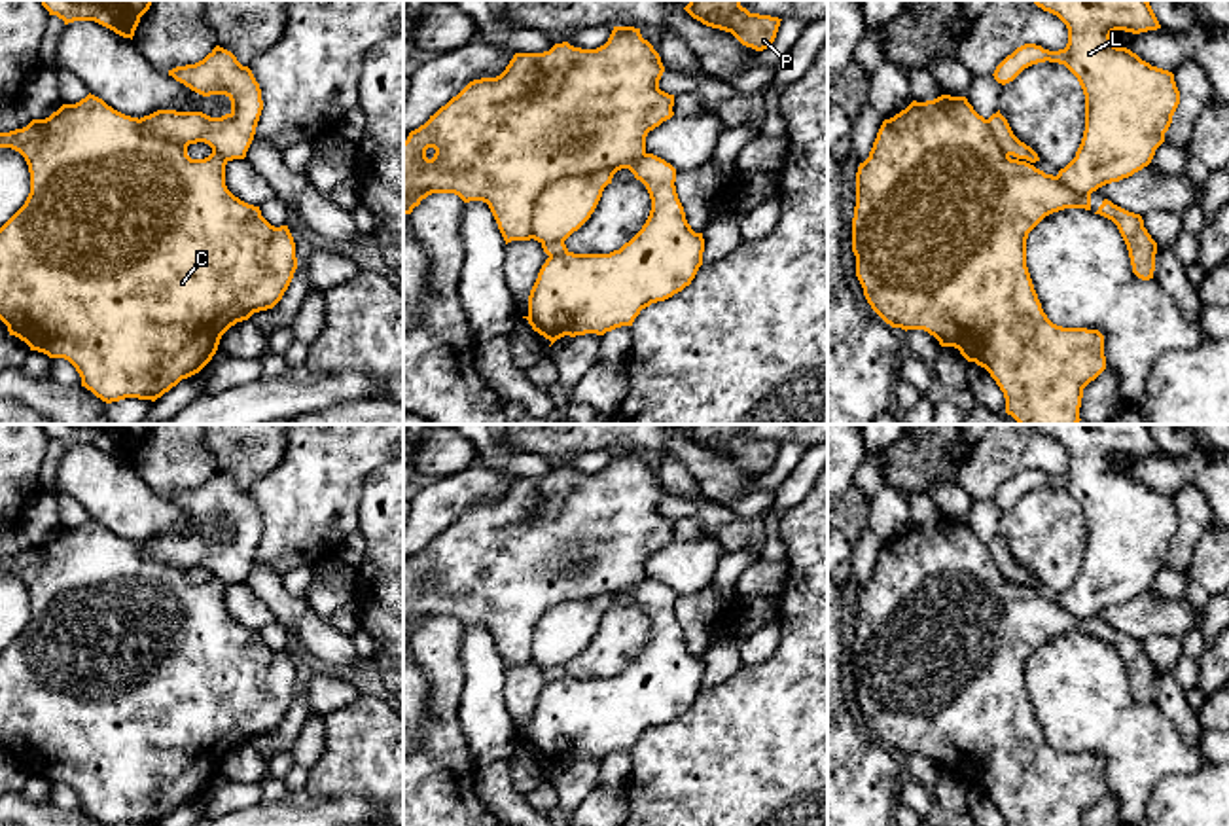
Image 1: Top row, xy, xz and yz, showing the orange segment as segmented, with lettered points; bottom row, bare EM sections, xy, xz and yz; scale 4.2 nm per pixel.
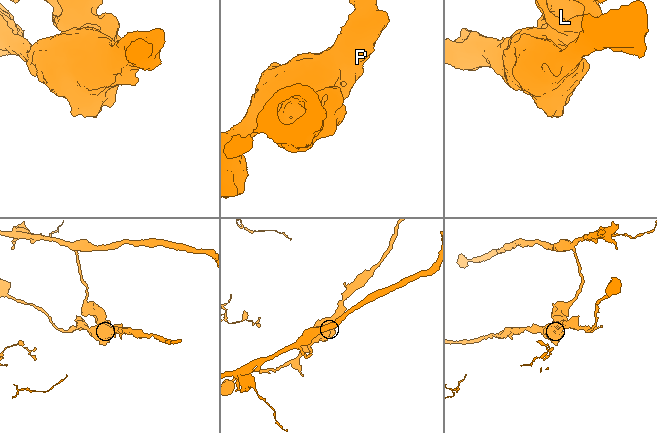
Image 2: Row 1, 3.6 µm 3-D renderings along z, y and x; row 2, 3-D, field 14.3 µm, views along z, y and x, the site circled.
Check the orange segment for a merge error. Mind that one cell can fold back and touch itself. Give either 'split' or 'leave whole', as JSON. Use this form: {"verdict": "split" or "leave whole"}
{"verdict": "split"}

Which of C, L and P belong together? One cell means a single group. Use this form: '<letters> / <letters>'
C P / L

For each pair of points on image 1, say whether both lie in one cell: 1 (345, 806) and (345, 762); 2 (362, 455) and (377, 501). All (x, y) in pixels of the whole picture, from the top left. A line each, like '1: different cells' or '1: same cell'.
1: different cells
2: different cells

